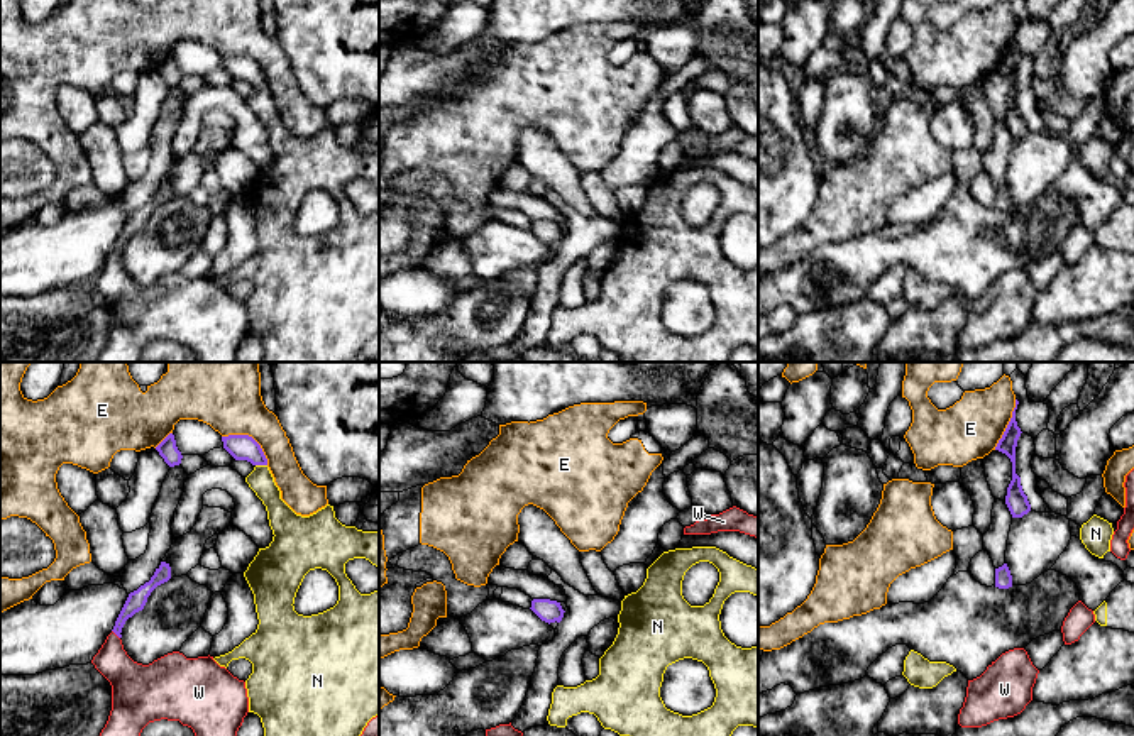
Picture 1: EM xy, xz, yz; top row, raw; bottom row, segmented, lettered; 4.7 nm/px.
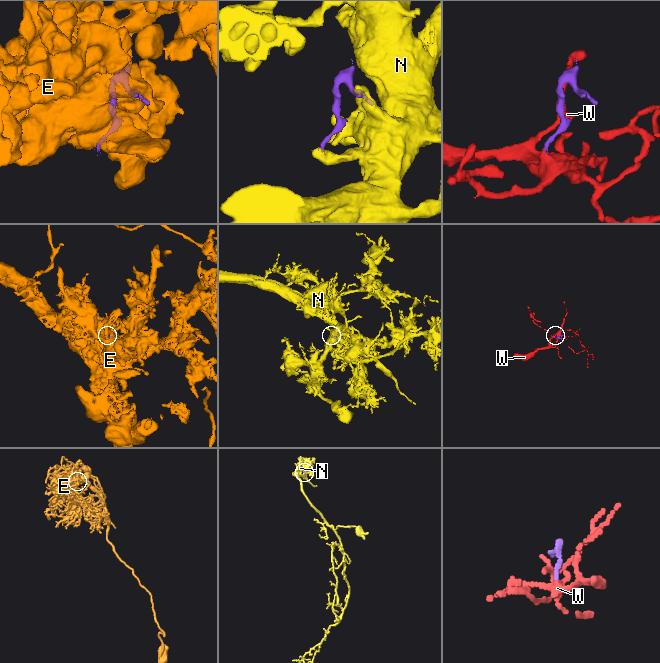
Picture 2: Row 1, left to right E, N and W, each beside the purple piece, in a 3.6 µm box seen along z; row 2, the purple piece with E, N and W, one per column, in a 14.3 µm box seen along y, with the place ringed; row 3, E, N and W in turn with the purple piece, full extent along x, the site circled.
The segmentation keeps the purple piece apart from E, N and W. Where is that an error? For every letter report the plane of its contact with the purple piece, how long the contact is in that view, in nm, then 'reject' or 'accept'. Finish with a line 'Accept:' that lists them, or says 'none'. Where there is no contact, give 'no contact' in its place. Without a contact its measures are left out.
E: xy | 260 nm | reject
N: xy | 60 nm | reject
W: xy | 60 nm | accept
Accept: W

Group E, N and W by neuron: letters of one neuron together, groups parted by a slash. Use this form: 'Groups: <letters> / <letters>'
Groups: E / N / W

